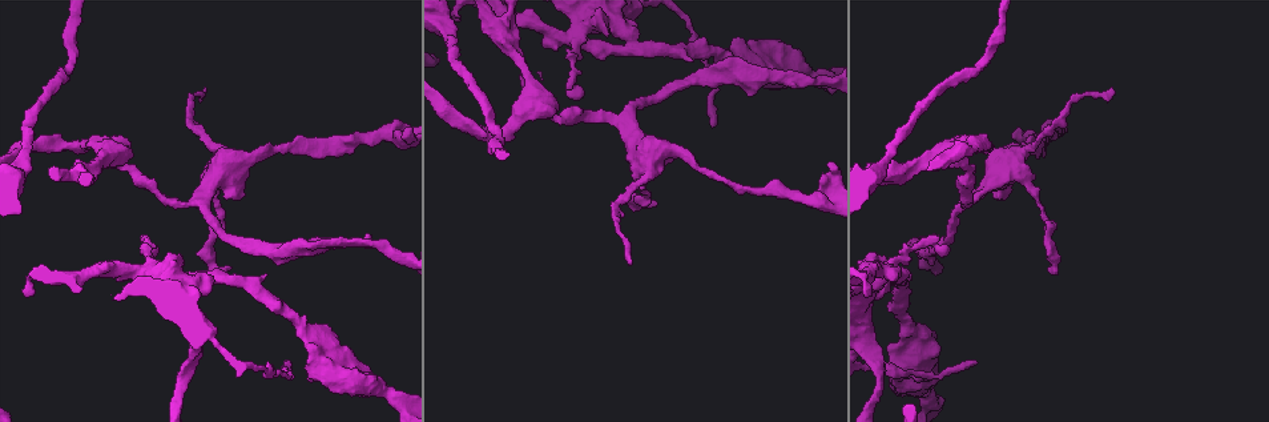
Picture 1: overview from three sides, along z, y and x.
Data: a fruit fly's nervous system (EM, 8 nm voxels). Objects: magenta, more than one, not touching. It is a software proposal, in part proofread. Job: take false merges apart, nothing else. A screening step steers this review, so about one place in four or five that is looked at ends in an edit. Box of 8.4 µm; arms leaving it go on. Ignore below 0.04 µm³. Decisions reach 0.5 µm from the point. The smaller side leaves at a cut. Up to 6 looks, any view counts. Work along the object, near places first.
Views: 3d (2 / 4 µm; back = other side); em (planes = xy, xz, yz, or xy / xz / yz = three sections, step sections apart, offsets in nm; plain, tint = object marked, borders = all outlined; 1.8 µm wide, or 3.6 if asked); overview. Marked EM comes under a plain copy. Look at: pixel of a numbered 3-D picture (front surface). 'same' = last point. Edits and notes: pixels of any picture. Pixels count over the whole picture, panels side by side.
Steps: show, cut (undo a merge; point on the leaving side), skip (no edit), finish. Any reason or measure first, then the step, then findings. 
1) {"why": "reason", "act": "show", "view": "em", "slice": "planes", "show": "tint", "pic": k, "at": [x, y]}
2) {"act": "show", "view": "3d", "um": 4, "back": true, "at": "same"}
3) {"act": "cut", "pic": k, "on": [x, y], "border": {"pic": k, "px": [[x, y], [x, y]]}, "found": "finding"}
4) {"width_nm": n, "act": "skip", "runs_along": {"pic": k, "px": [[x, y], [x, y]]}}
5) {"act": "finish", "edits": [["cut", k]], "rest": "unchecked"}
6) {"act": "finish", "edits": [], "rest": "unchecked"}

{"why": "branch point", "act": "show", "view": "em", "um": 3.6, "slice": "yz", "step": 8, "show": "tint", "pic": 1, "at": [202, 204]}

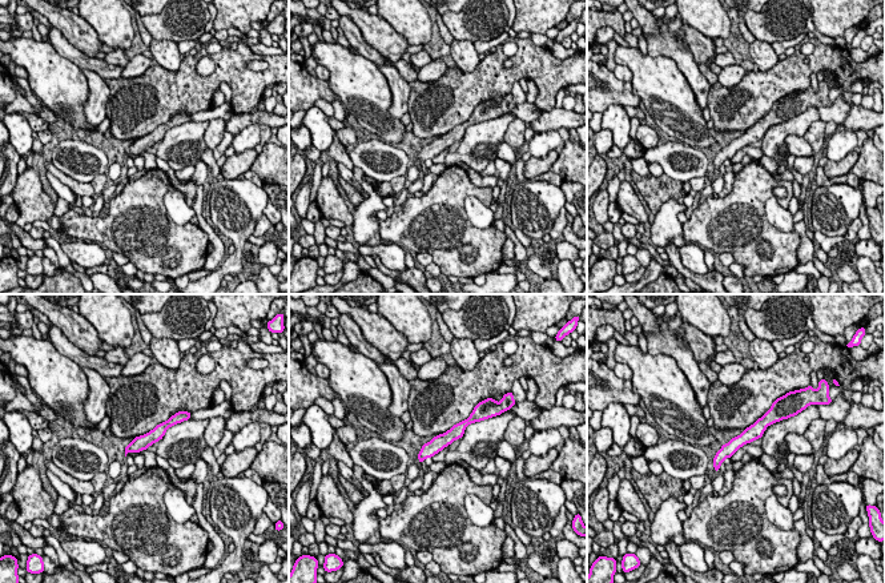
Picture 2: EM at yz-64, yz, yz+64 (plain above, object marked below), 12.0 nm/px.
{"act": "show", "view": "em", "um": 3.6, "slice": "planes", "show": "tint", "at": "same"}

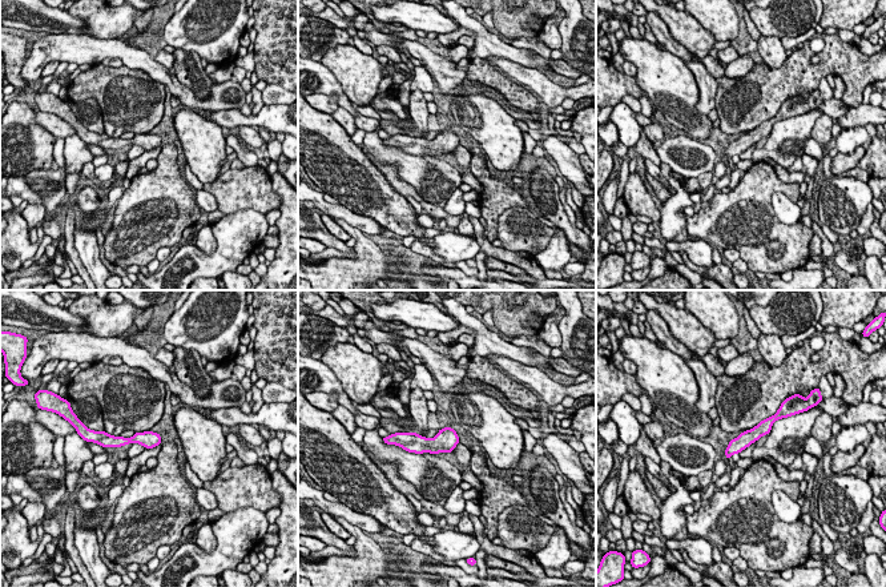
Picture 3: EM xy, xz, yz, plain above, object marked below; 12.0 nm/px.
{"width_nm": 180, "act": "skip", "found": "continuous, no second neuron"}

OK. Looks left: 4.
{"why": "sudden change in width", "act": "show", "view": "em", "slice": "xy", "step": 8, "show": "borders", "pic": 1, "at": [577, 36]}

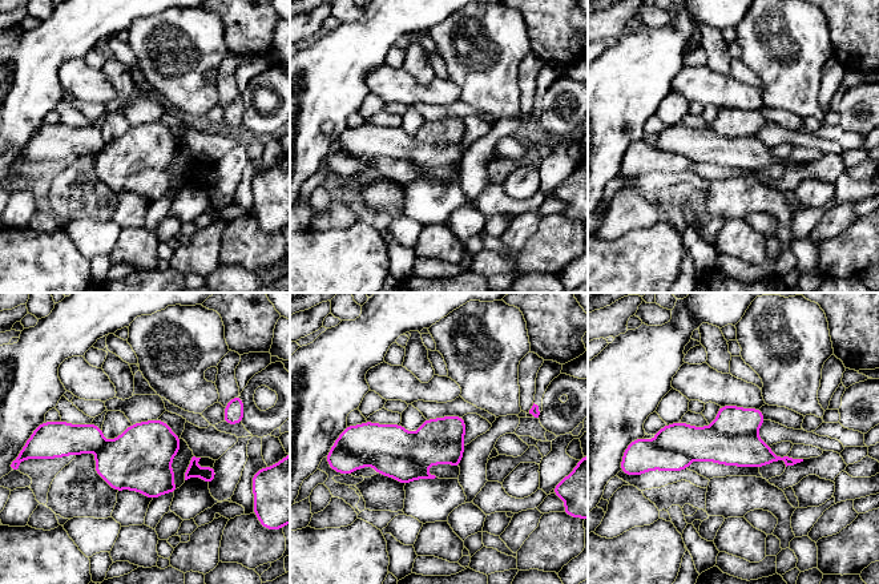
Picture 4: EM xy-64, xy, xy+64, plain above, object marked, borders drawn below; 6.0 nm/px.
{"why": "cut it another way", "act": "show", "view": "em", "slice": "planes", "show": "borders", "at": "same"}

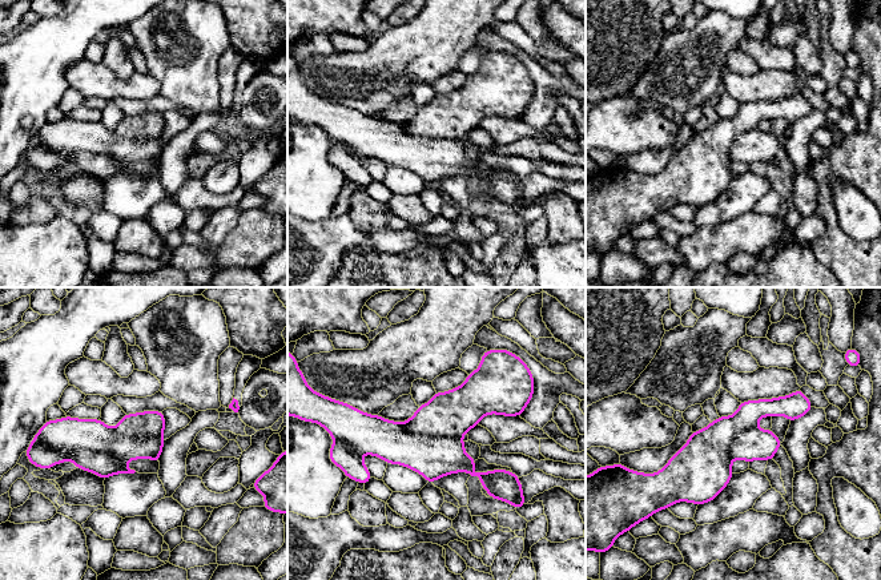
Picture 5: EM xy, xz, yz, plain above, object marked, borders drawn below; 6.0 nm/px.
{"width_nm": 280, "act": "cut", "pic": 5, "on": [103, 464], "part_leaving": {"pic": 5, "px": [[807, 403], [751, 411], [667, 478]]}, "found": "two neurons meet here"}

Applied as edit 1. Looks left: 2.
{"why": "redraw", "act": "show", "view": "overview"}

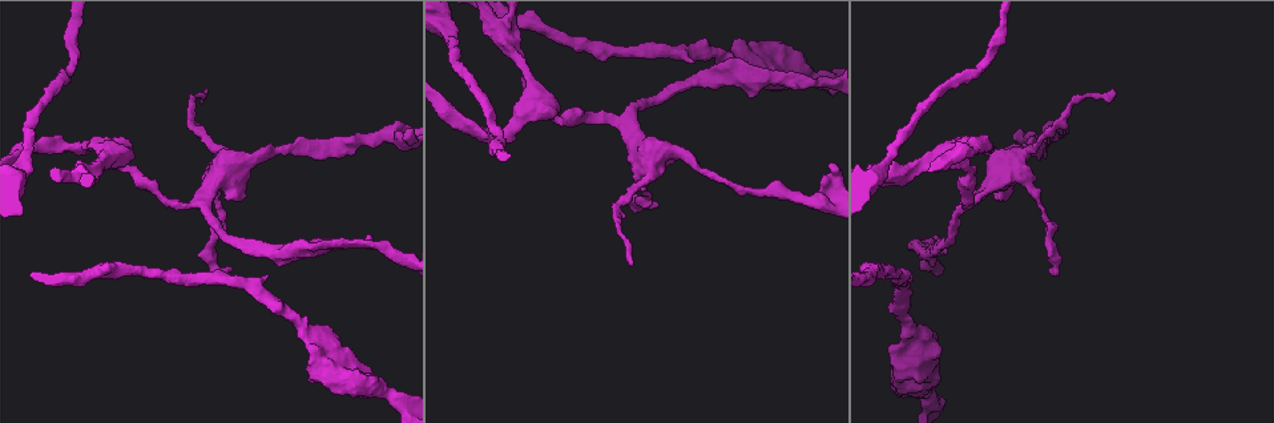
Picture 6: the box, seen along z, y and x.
{"act": "show", "view": "em", "slice": "planes", "show": "tint", "pic": 6, "at": [78, 177]}

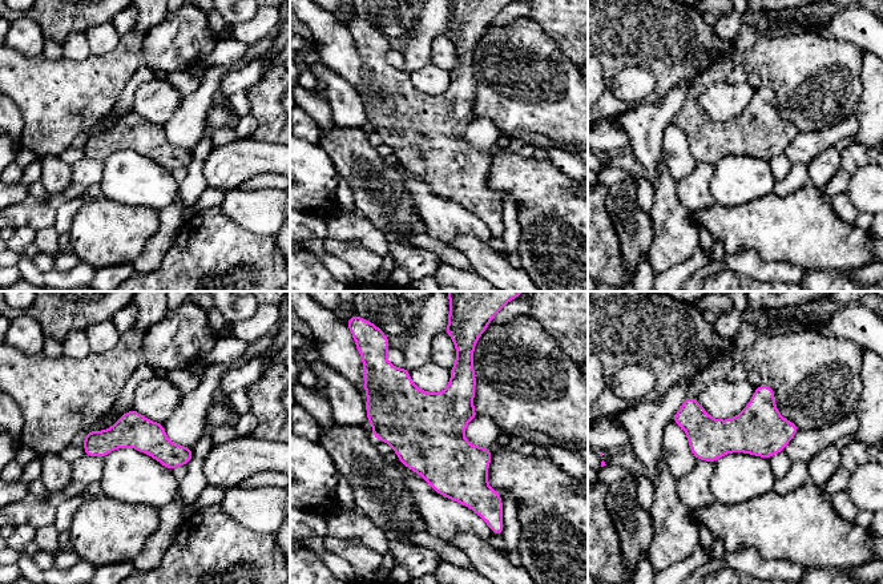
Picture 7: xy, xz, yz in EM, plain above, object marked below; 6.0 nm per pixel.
{"act": "skip", "runs_along": {"pic": 7, "px": [[87, 447], [149, 438], [189, 454]]}, "found": "all the same neuron"}

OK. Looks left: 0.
{"act": "finish", "edits": [["cut", 5]], "rest": "unchecked"}

